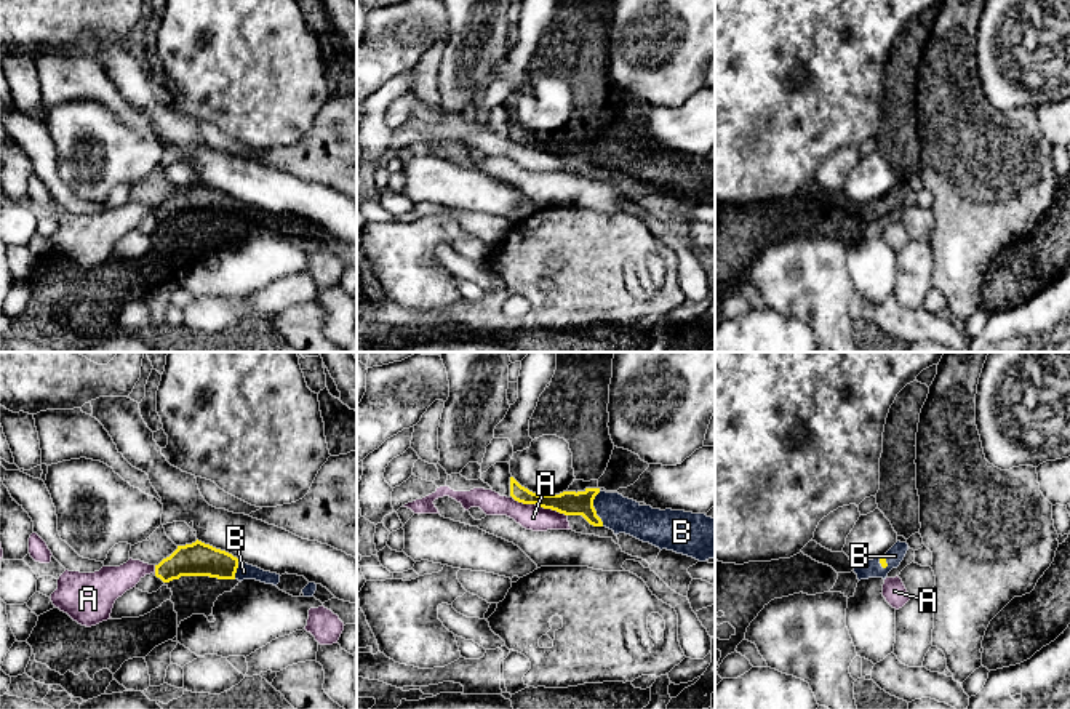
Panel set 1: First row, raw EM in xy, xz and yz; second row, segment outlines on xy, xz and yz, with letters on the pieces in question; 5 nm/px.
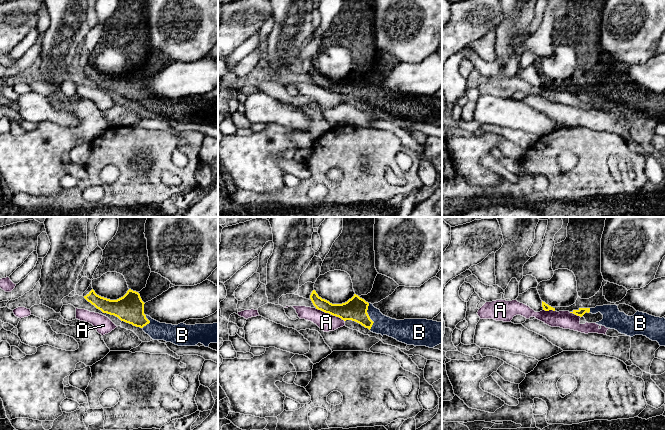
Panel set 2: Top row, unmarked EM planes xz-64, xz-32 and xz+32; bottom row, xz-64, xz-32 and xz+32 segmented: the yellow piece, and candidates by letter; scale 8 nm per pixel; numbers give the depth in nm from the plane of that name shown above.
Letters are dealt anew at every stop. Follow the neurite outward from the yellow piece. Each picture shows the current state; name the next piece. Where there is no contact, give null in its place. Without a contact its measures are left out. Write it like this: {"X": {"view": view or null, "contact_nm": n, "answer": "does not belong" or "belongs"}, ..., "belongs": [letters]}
{"A": {"view": "xz", "contact_nm": 300, "answer": "does not belong"}, "B": {"view": "xz", "contact_nm": 190, "answer": "belongs"}, "belongs": ["B"]}

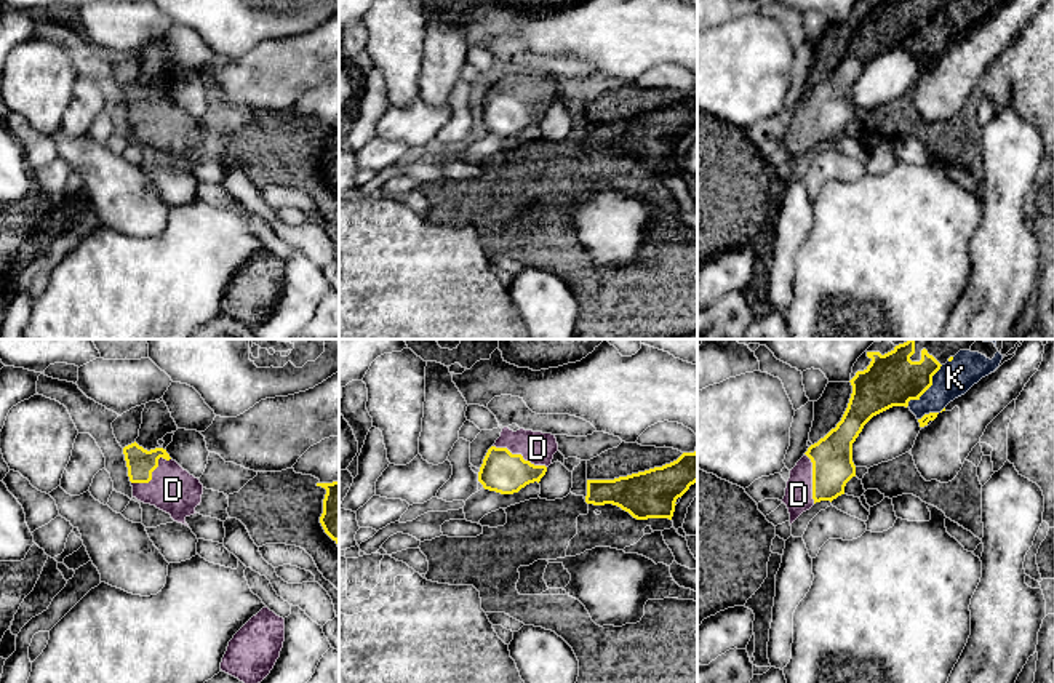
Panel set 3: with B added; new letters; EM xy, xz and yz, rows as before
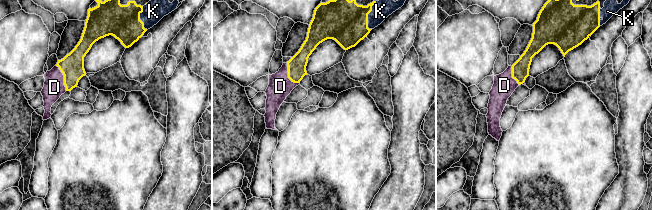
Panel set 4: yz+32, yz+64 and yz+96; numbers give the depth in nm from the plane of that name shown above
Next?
{"D": {"view": "xz", "contact_nm": 300, "answer": "belongs"}, "K": {"view": "yz", "contact_nm": 280, "answer": "belongs"}, "belongs": ["D", "K"]}

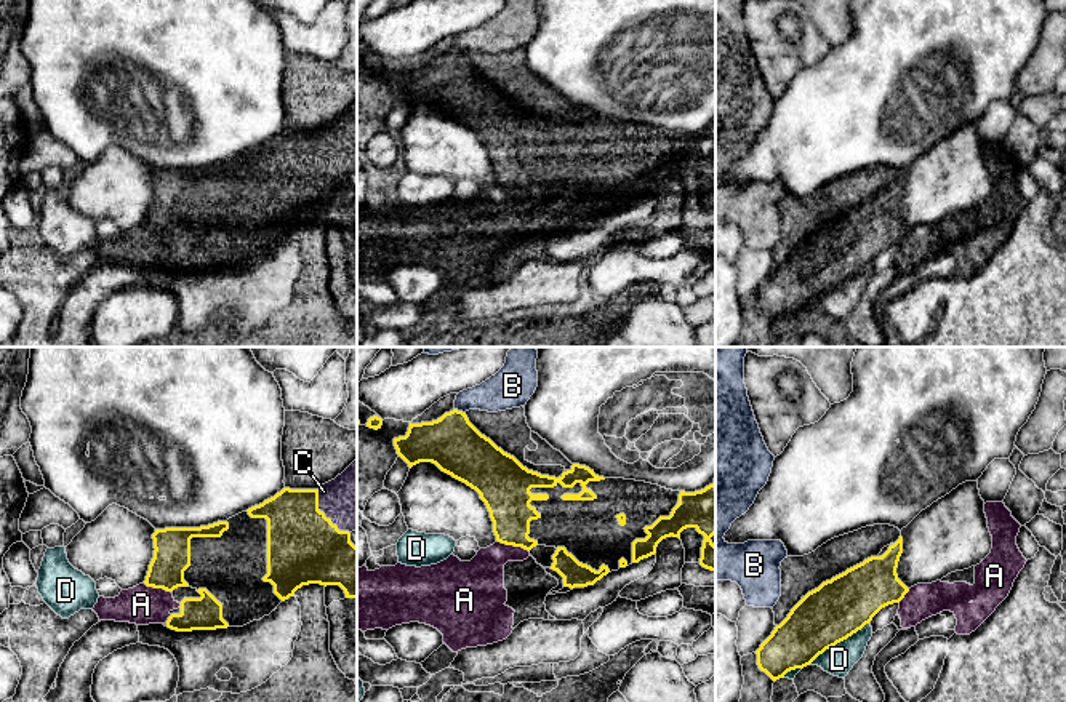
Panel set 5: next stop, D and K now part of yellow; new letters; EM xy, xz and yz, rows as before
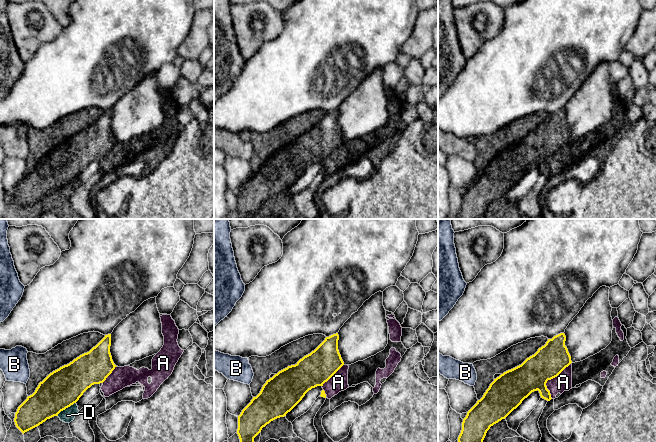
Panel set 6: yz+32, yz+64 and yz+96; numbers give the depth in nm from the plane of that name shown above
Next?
{"A": {"view": "xz", "contact_nm": 180, "answer": "does not belong"}, "B": {"view": "xz", "contact_nm": 60, "answer": "does not belong"}, "C": {"view": "xy", "contact_nm": 280, "answer": "belongs"}, "D": {"view": "yz", "contact_nm": 360, "answer": "does not belong"}, "belongs": ["C"]}

